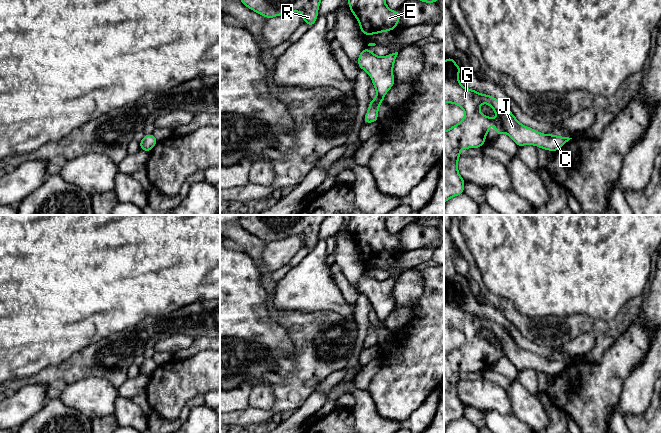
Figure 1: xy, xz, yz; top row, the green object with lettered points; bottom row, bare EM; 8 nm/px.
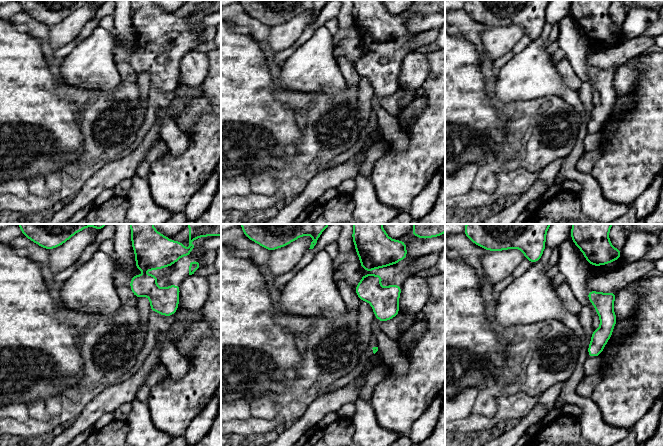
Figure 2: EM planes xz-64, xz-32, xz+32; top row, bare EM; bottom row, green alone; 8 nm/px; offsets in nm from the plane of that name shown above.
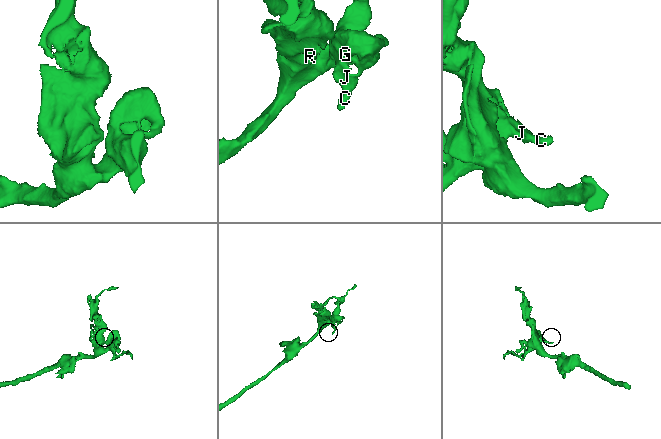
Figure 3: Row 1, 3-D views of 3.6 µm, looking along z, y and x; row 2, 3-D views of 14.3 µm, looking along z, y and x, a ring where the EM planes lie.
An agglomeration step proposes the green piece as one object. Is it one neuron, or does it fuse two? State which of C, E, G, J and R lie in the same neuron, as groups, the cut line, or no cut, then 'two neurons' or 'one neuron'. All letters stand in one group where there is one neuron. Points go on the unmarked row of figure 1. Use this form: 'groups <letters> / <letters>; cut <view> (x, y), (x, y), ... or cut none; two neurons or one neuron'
groups C E G J R; cut none; one neuron

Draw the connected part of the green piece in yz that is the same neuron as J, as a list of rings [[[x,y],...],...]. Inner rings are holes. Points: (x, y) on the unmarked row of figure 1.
[[[452,281],[444,285],[444,327],[458,329],[465,337],[458,348],[444,355],[444,427],[464,417],[466,405],[458,396],[458,383],[462,378],[460,372],[480,372],[484,369],[492,345],[495,346],[495,358],[507,357],[518,371],[535,369],[555,376],[572,363],[543,358],[522,349],[505,328],[495,321],[463,311],[458,301],[461,295]],[[482,327],[488,328],[501,343],[482,338],[479,334]]]

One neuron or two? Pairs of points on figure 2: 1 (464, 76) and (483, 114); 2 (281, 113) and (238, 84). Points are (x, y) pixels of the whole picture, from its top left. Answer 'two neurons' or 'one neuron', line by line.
1: one neuron
2: one neuron

